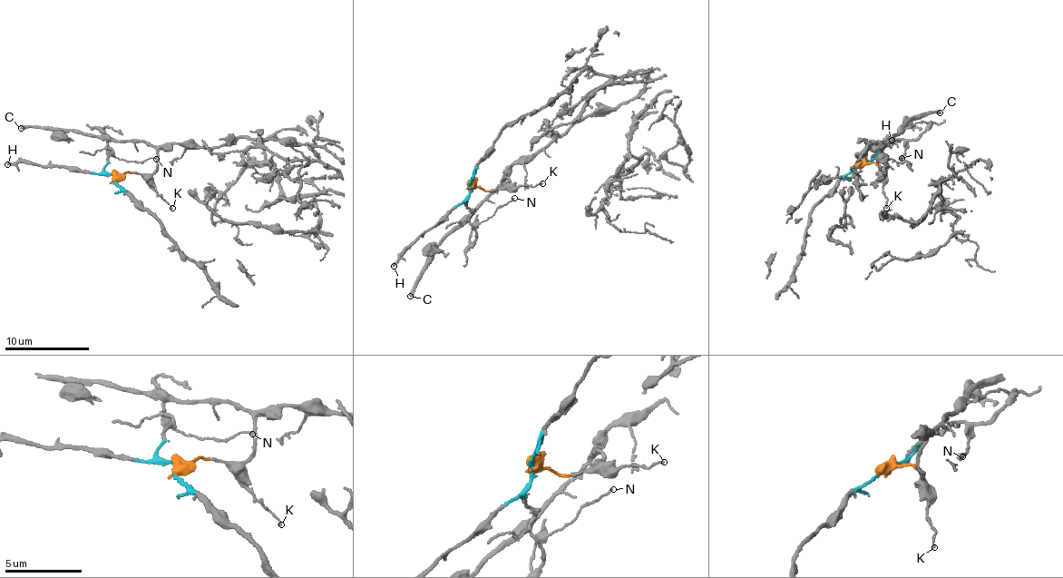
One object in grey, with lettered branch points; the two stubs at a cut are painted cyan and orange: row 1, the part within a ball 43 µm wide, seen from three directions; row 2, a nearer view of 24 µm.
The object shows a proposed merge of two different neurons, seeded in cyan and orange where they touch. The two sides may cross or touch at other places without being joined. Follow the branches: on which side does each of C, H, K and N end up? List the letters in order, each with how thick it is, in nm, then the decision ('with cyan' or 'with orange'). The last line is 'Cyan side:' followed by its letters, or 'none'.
C: 240 nm thick; with orange
H: 150 nm thick; with cyan
K: 120 nm thick; with orange
N: 100 nm thick; with cyan
Cyan side: H, N

